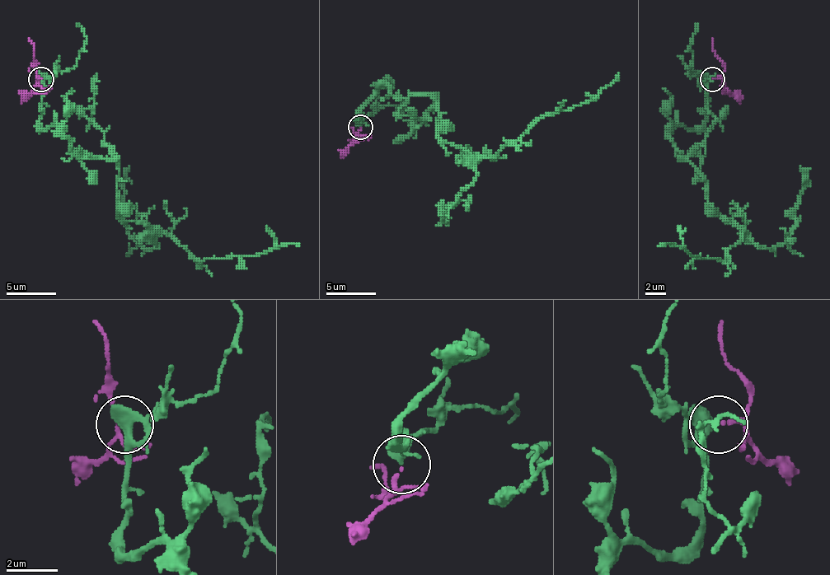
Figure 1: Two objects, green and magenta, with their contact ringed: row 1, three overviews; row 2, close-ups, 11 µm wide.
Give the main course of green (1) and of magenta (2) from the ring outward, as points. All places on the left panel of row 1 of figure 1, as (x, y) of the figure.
1: (41, 78), (39, 126), (56, 126), (84, 156), (114, 158), (126, 221), (166, 231), (201, 260), (299, 245)
2: (41, 78), (29, 39)

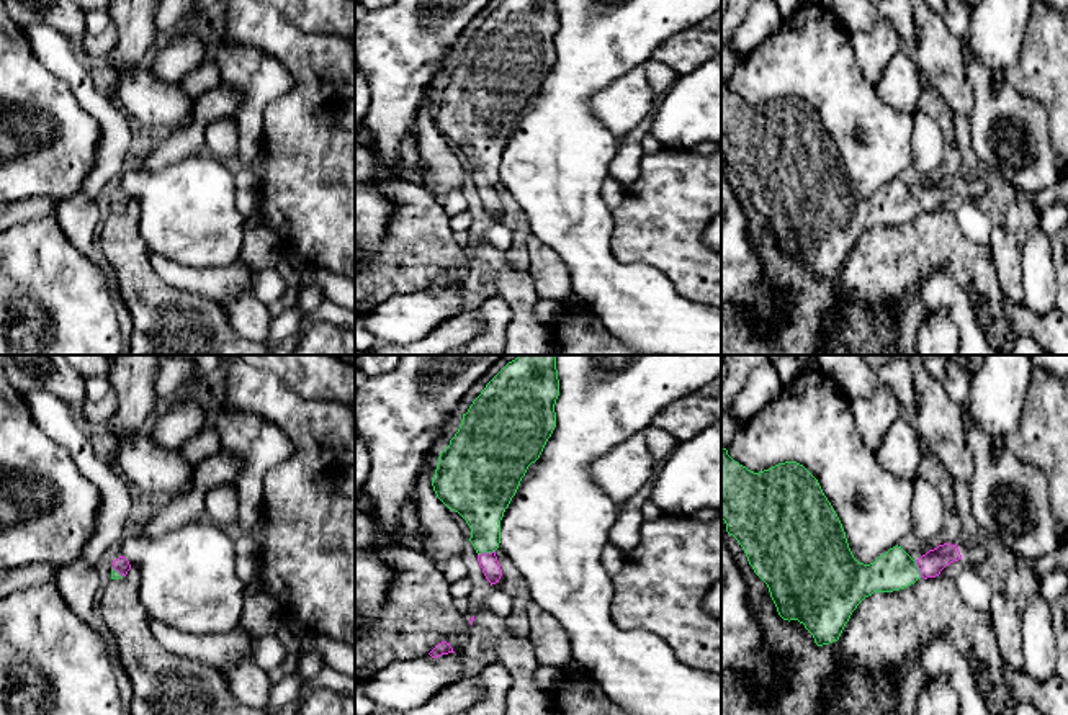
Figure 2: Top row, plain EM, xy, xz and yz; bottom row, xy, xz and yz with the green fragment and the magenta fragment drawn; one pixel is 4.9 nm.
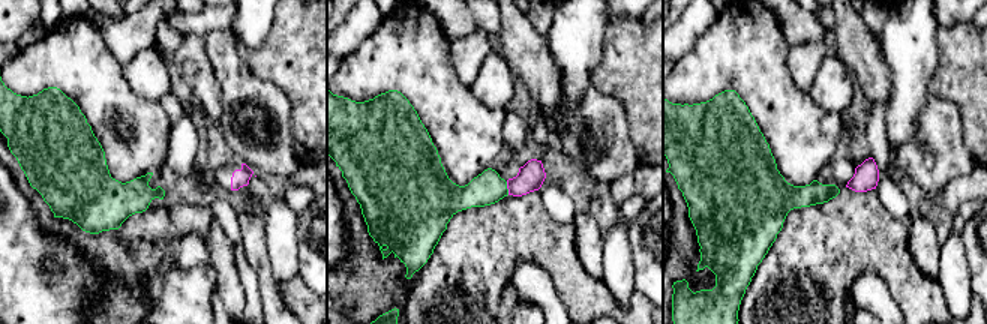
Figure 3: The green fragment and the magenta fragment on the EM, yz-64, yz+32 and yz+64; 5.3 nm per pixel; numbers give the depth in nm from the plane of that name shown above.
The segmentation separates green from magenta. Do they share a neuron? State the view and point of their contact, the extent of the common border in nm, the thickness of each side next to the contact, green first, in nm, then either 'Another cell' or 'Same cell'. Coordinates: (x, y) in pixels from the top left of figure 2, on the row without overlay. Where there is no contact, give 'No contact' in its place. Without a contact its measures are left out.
Touches green at xz (486, 185). Shared border 90 nm. Thickness 240 nm (green) against 90 nm. Same cell

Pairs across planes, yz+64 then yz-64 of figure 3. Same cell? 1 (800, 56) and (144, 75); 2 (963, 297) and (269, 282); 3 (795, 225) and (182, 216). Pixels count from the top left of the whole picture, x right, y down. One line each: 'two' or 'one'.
1: two
2: two
3: one

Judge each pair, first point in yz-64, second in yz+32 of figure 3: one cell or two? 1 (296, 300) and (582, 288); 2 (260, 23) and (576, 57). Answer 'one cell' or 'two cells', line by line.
1: one cell
2: one cell

